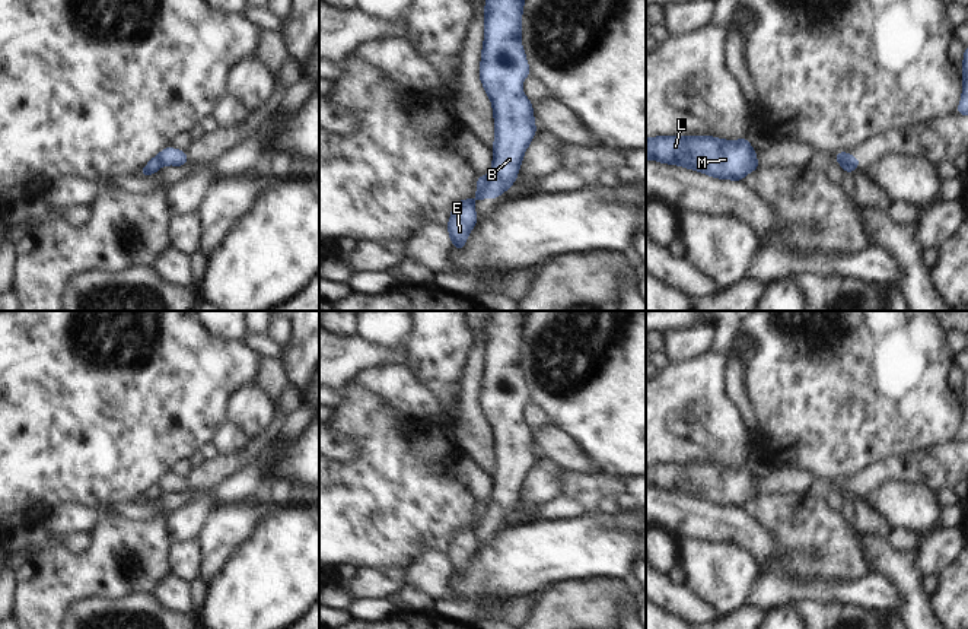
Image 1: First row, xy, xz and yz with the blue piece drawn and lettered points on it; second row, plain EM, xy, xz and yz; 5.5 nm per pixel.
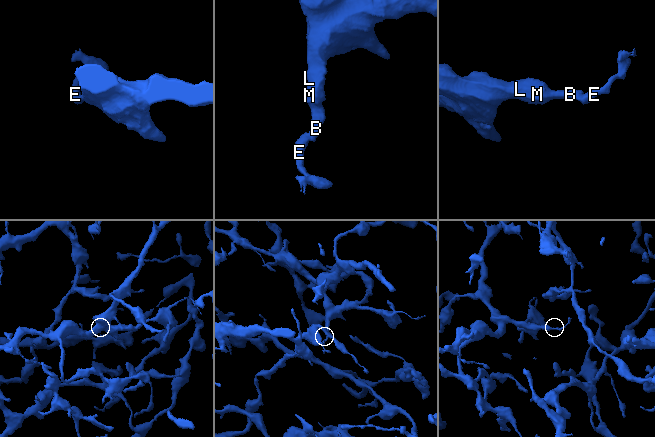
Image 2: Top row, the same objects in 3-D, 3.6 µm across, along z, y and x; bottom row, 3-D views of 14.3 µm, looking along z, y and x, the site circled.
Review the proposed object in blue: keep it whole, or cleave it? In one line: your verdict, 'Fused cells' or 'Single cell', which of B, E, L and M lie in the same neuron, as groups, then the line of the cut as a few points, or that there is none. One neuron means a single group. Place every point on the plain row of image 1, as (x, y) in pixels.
Fused cells. Groups: B L M / E. Split along xz (486, 504), (490, 523).

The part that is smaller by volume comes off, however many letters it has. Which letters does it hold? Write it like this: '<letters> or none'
E

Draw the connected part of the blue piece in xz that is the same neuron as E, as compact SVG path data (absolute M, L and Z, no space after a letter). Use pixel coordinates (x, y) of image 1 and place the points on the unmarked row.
M478 502L477 524L458 528L452 534L452 541L446 555L449 556L449 563L452 566L453 575L462 576L465 574L468 560L477 550L474 528L488 524L490 517L487 512L487 503Z

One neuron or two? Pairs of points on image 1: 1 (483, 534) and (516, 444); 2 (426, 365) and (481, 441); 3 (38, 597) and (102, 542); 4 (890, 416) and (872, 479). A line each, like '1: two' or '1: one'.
1: one
2: two
3: one
4: two

